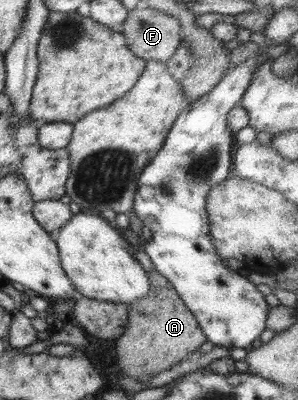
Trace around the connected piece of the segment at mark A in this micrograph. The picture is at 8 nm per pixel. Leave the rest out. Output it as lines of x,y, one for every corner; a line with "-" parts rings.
156,270
148,271
148,278
151,284
150,292
129,305
130,313
127,318
126,330
113,340
116,356
114,356
112,370
124,378
132,378
136,381
146,381
158,373
172,369
174,365
188,359
193,352
199,350
207,342
206,335
200,328
196,317
178,296
174,286

